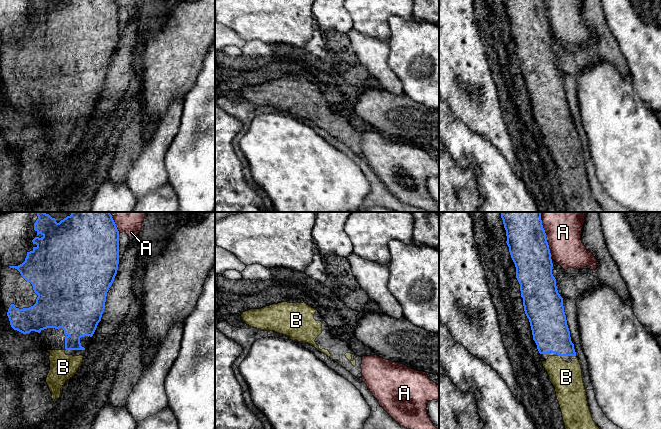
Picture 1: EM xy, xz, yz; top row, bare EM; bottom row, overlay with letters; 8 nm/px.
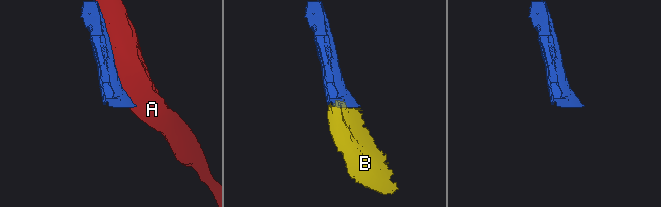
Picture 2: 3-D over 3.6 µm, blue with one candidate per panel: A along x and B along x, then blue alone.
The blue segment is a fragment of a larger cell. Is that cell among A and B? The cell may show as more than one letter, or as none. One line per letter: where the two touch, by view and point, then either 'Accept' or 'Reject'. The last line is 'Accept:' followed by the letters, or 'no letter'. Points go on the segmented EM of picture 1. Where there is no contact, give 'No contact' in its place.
A: Touches blue at yz (545, 235). Reject
B: Touches blue at yz (559, 355). Accept
Accept: B

